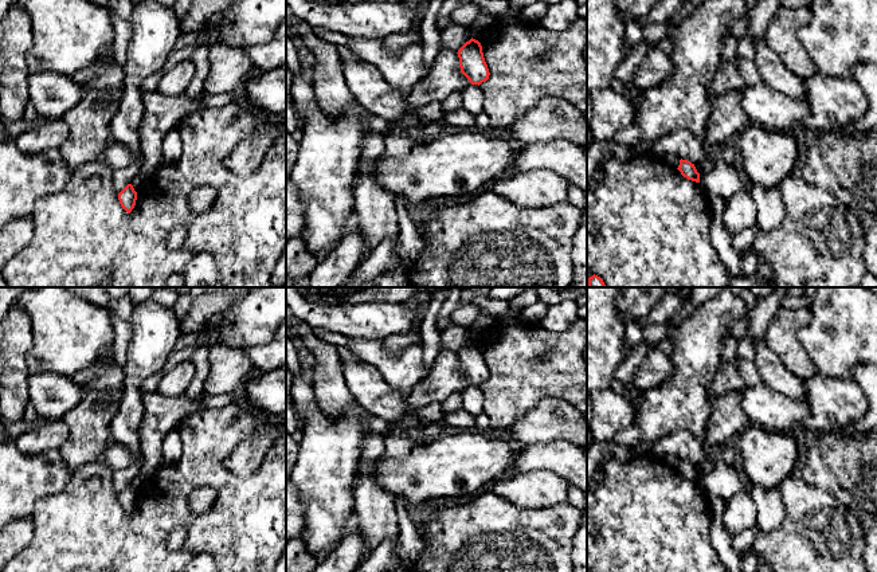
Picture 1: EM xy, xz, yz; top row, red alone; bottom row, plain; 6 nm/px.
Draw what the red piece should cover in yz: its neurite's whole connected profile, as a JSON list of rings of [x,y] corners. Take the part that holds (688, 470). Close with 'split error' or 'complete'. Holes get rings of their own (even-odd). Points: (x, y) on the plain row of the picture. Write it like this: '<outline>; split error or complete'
[[[680,461],[680,466],[677,469],[681,475],[684,478],[686,478],[688,481],[692,481],[692,482],[696,482],[696,483],[700,483],[700,474],[697,473],[694,465],[692,465],[690,462],[688,461]]]; complete

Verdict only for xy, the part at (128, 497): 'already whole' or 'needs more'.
already whole

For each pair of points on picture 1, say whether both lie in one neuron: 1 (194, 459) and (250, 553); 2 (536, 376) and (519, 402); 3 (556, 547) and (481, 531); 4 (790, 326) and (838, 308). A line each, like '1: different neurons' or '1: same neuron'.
1: same neuron
2: same neuron
3: same neuron
4: different neurons

